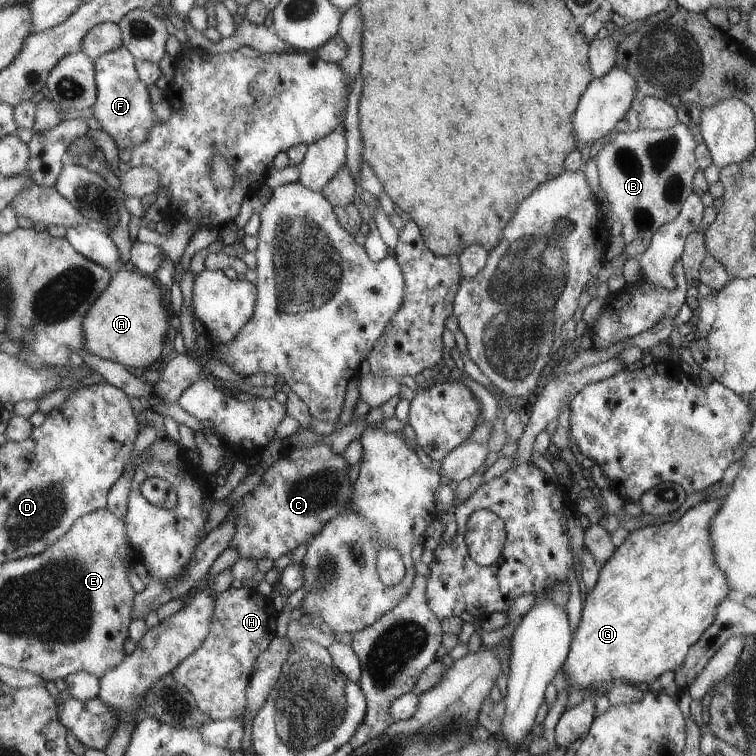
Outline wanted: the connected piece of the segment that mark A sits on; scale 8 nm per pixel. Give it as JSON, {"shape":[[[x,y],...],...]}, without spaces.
{"shape":[[[121,268],[111,278],[107,290],[100,294],[87,316],[84,317],[83,331],[87,340],[85,349],[89,354],[96,355],[100,359],[123,364],[129,370],[138,373],[147,370],[152,362],[158,360],[162,350],[165,350],[164,338],[166,338],[166,330],[168,330],[168,314],[162,308],[160,294],[162,292],[160,292],[158,284],[154,280],[150,280],[150,276]]]}

